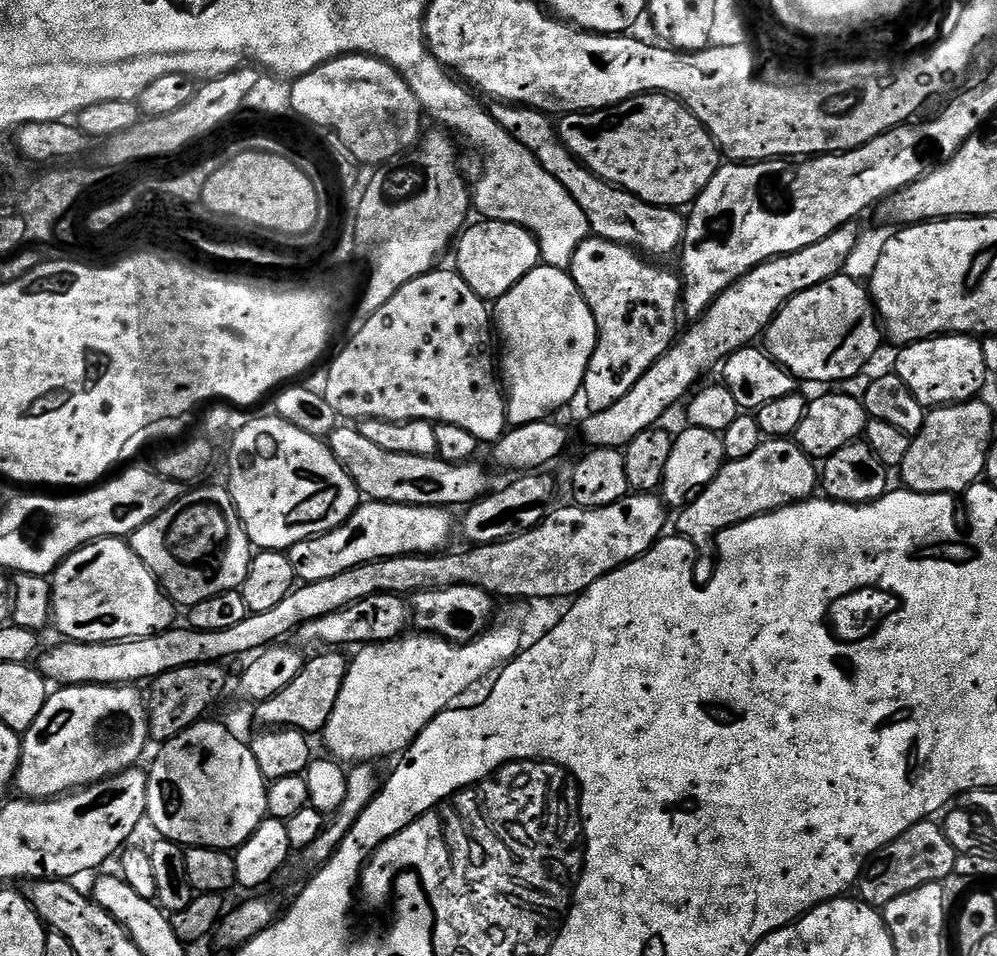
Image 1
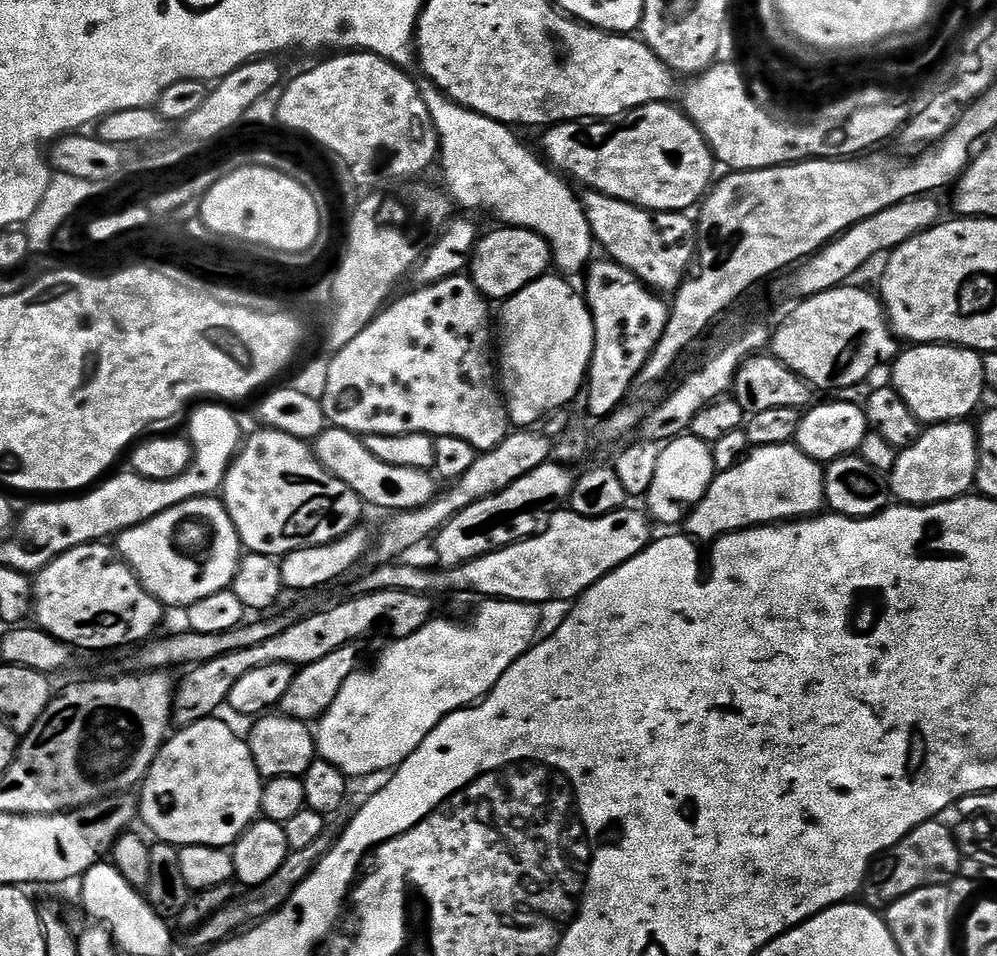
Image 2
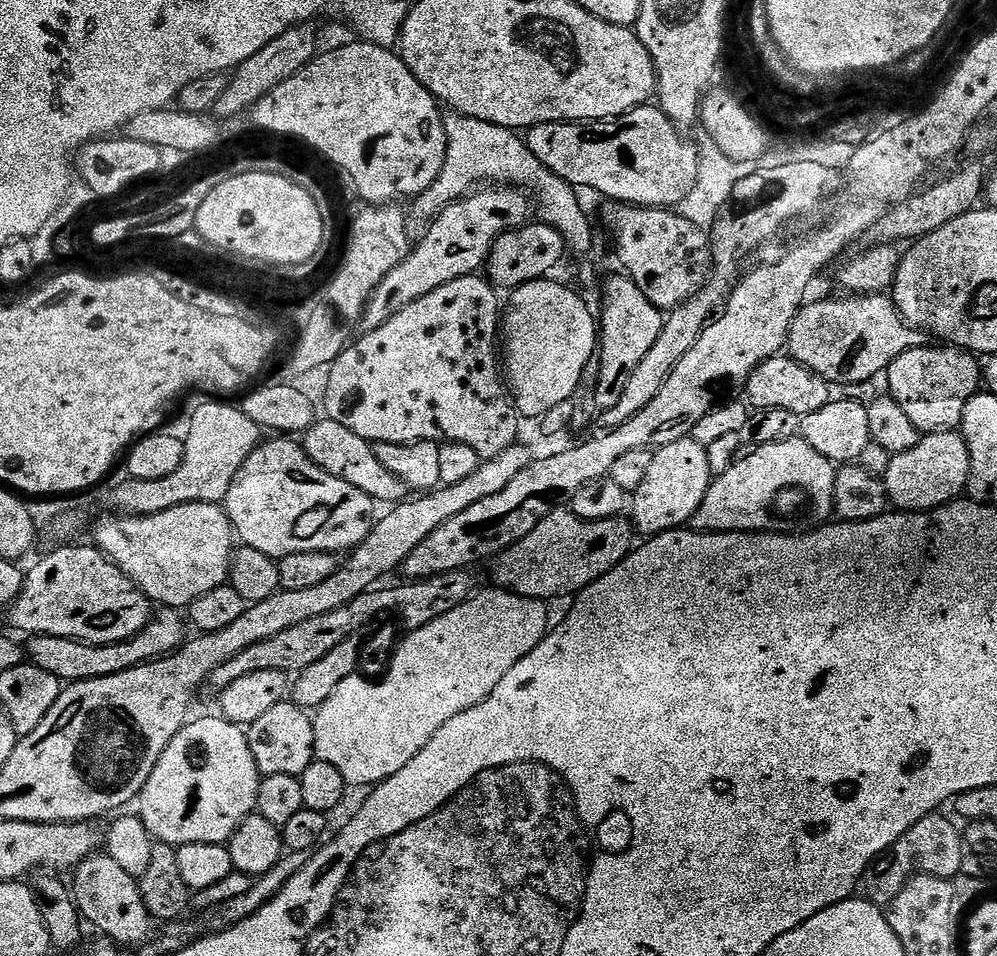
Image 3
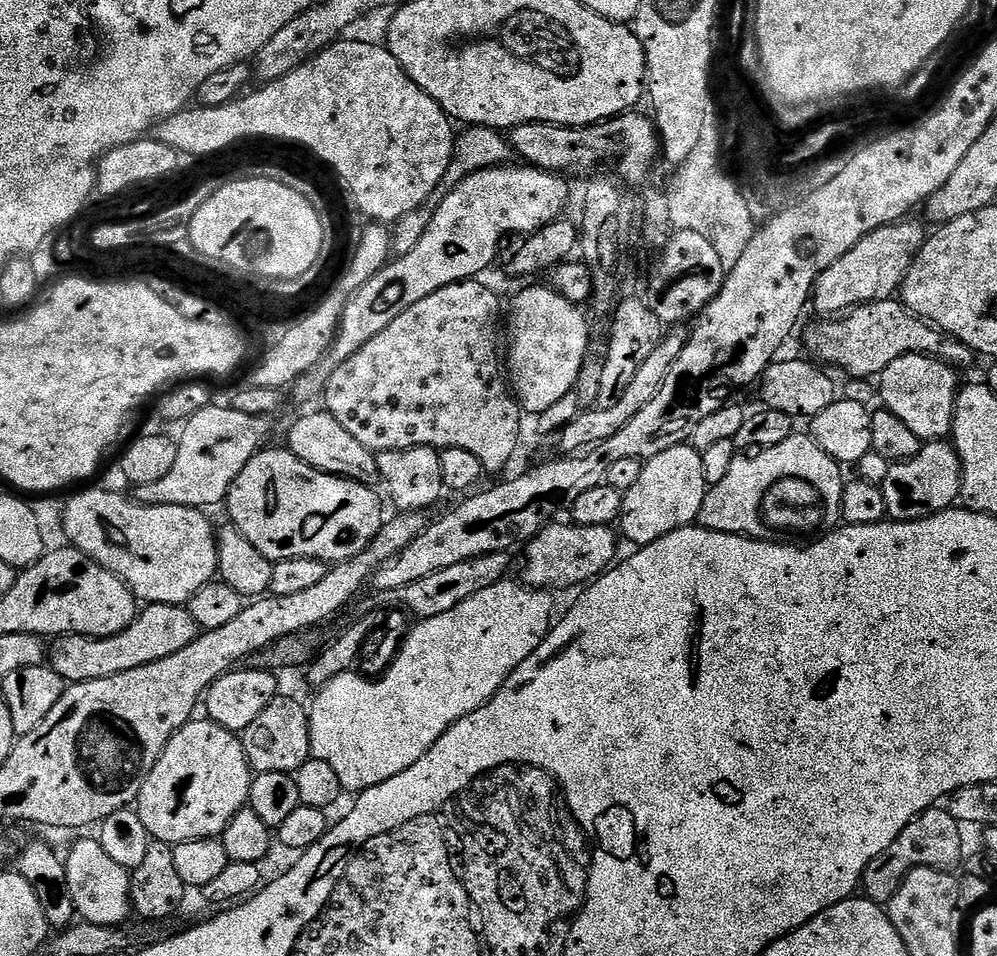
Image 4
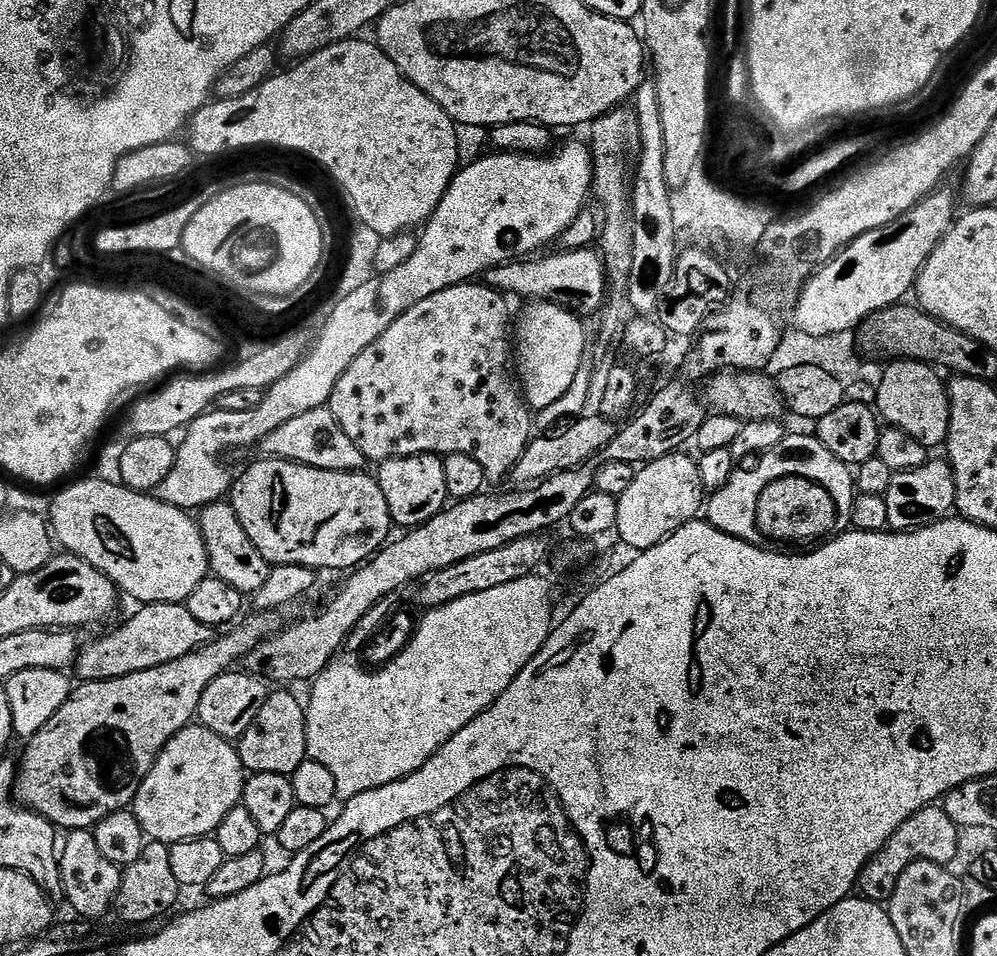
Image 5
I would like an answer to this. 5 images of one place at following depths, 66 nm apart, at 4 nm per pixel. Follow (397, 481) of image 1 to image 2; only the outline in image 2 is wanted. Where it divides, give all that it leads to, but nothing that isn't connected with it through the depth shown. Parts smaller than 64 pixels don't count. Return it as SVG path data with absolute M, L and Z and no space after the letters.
M329 426L322 435L316 437L314 451L325 470L346 482L346 486L350 486L350 490L354 490L354 494L358 494L365 505L392 508L388 510L398 513L426 506L438 495L438 487L436 488L438 480L431 471L390 466L390 462L382 462L382 458L376 458L355 432Z

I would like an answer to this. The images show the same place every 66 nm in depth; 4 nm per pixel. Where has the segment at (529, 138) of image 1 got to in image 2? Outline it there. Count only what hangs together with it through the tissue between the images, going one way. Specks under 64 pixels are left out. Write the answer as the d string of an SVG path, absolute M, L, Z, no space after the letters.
M585 191L582 196L584 213L590 222L595 243L605 248L607 259L614 260L634 273L641 282L657 294L672 294L684 283L690 265L696 258L696 226L691 215L683 212L649 212L625 200L601 192Z

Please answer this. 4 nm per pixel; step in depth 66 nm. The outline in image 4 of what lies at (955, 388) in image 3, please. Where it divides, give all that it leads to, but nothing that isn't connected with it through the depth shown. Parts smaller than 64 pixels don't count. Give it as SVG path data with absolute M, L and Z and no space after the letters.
M903 356L894 358L890 366L878 377L880 383L880 400L890 414L894 414L913 433L918 434L922 442L940 442L952 435L952 423L956 417L956 397L962 387L957 369L932 356Z

